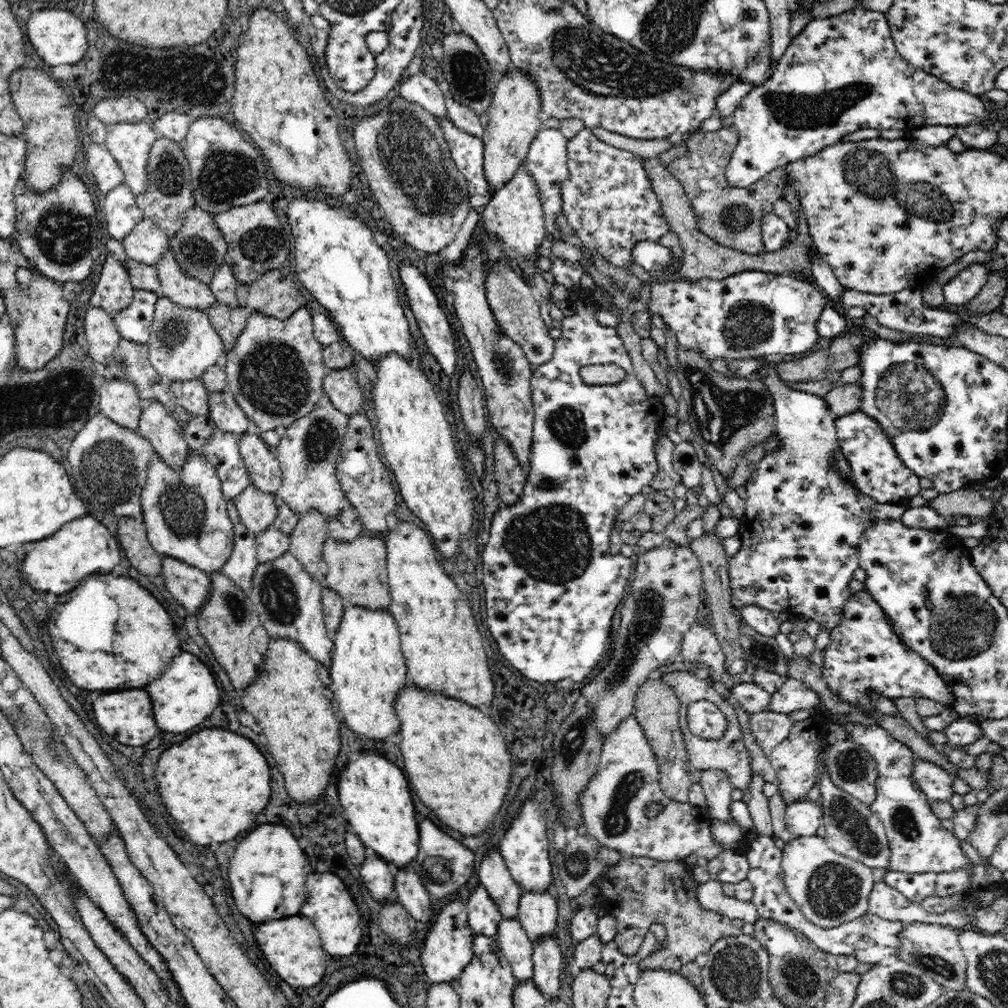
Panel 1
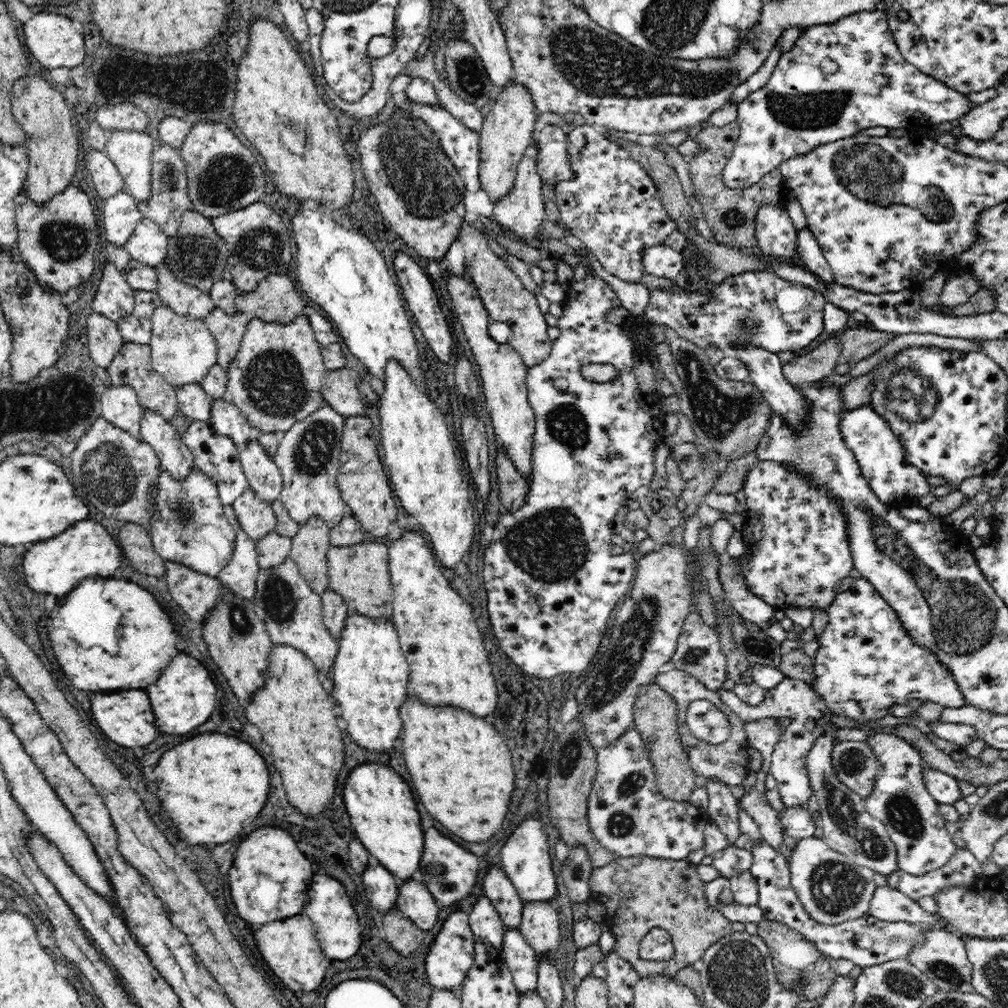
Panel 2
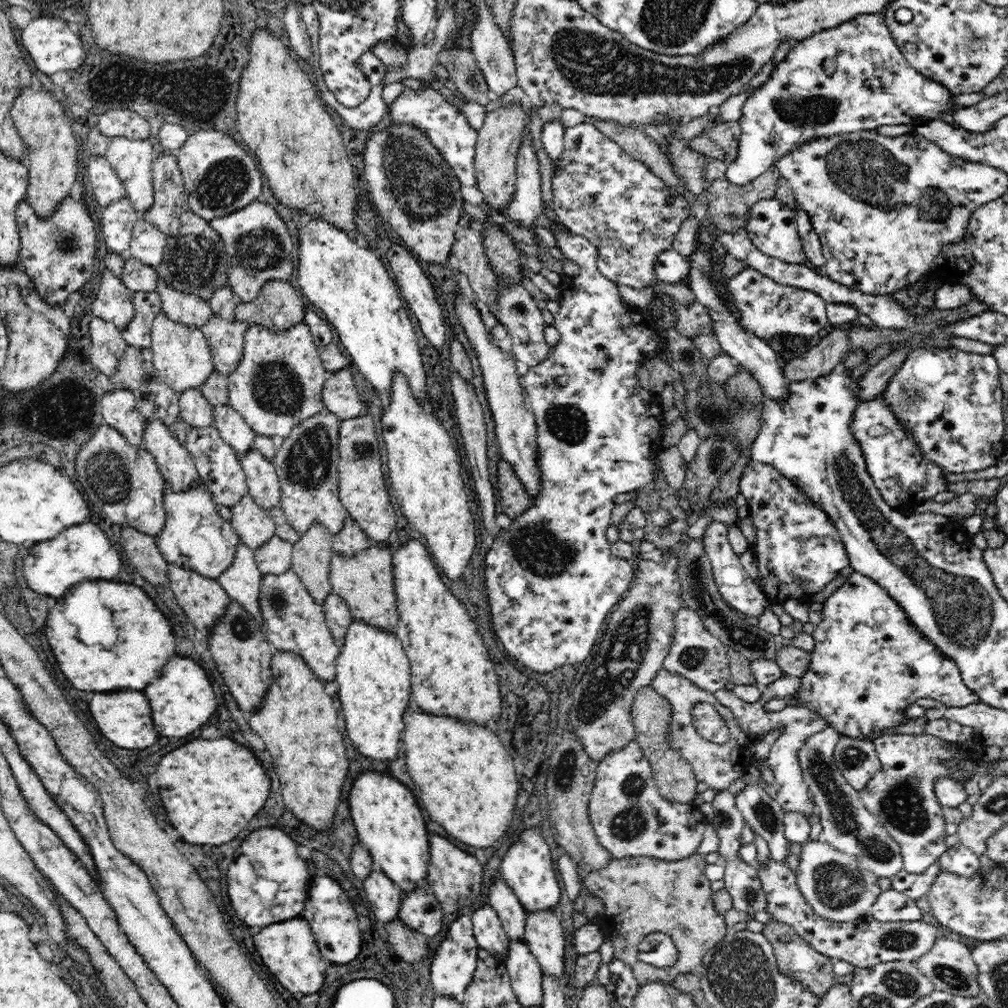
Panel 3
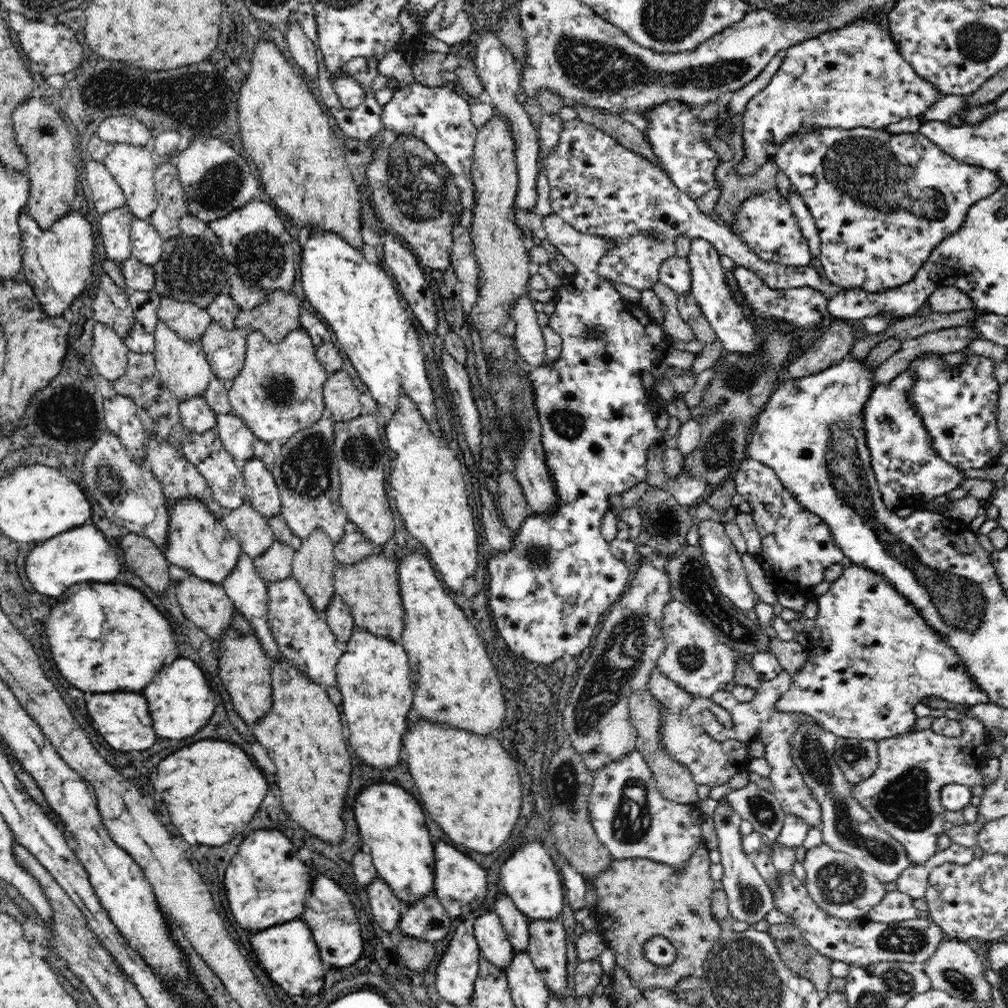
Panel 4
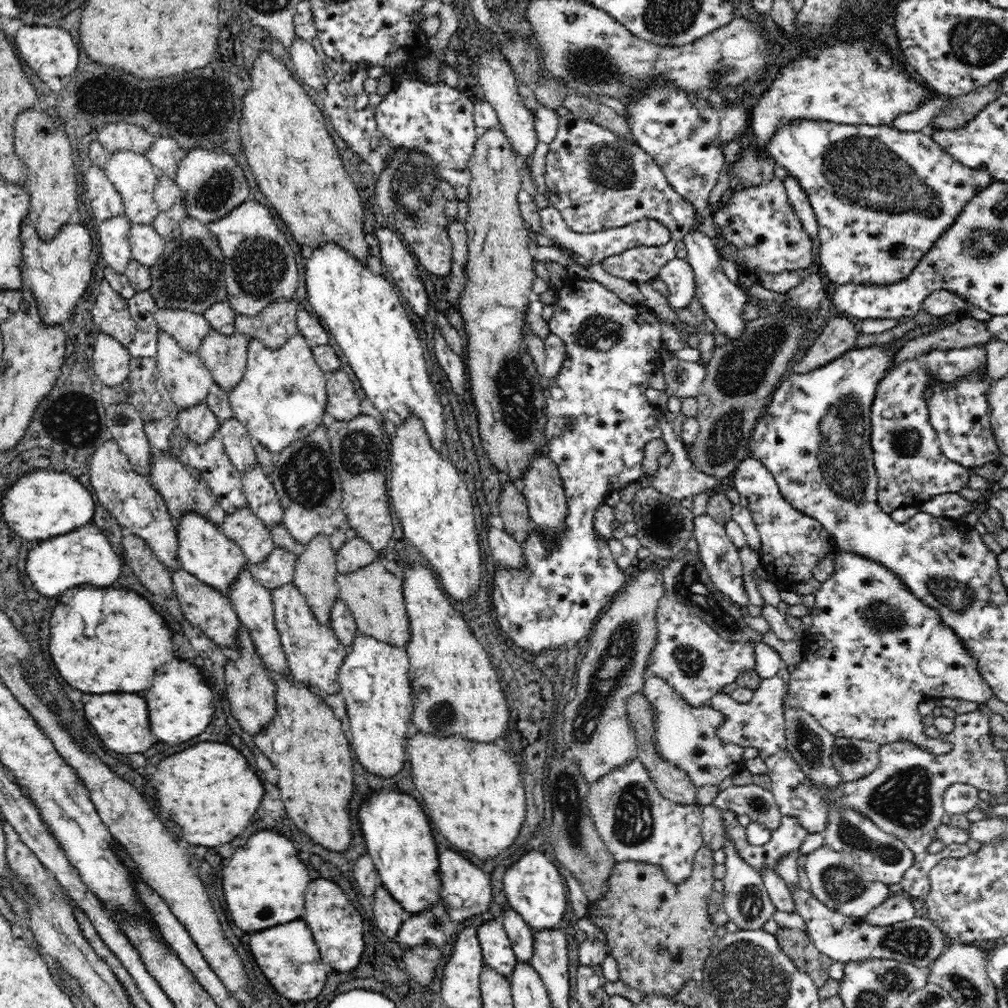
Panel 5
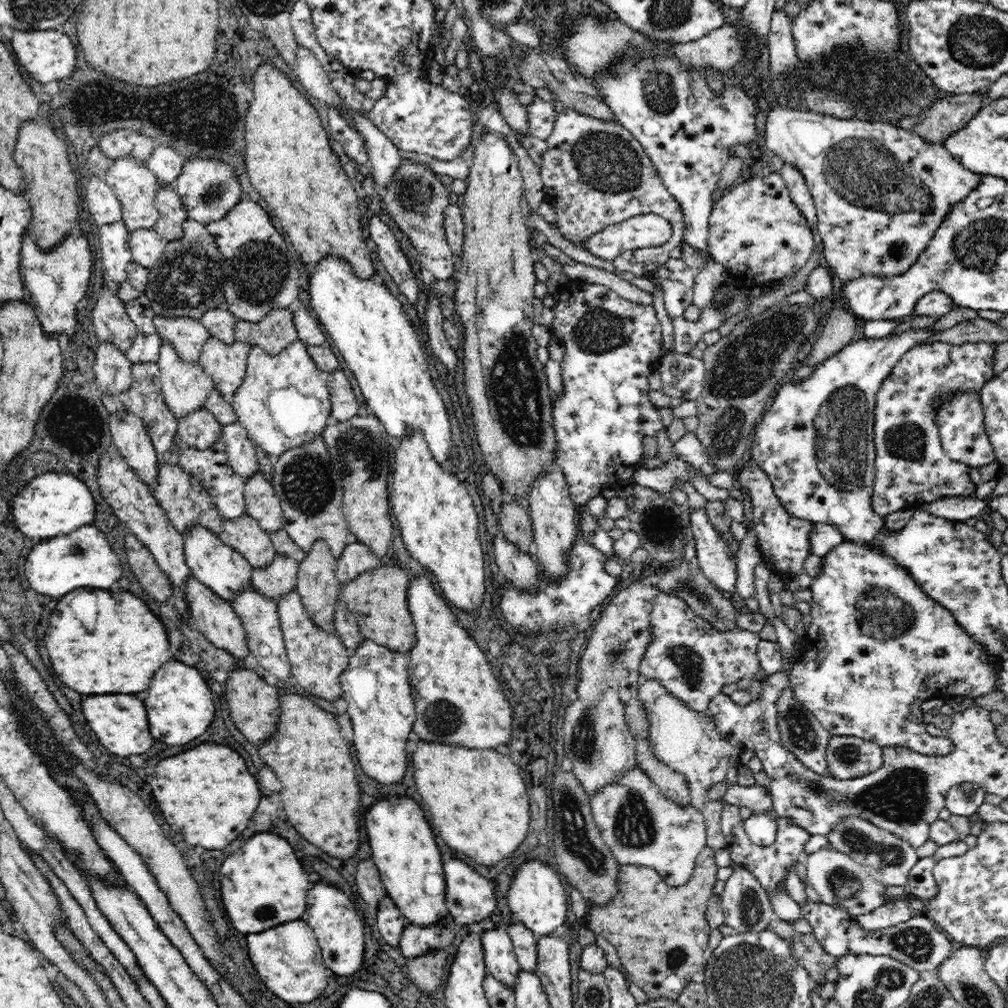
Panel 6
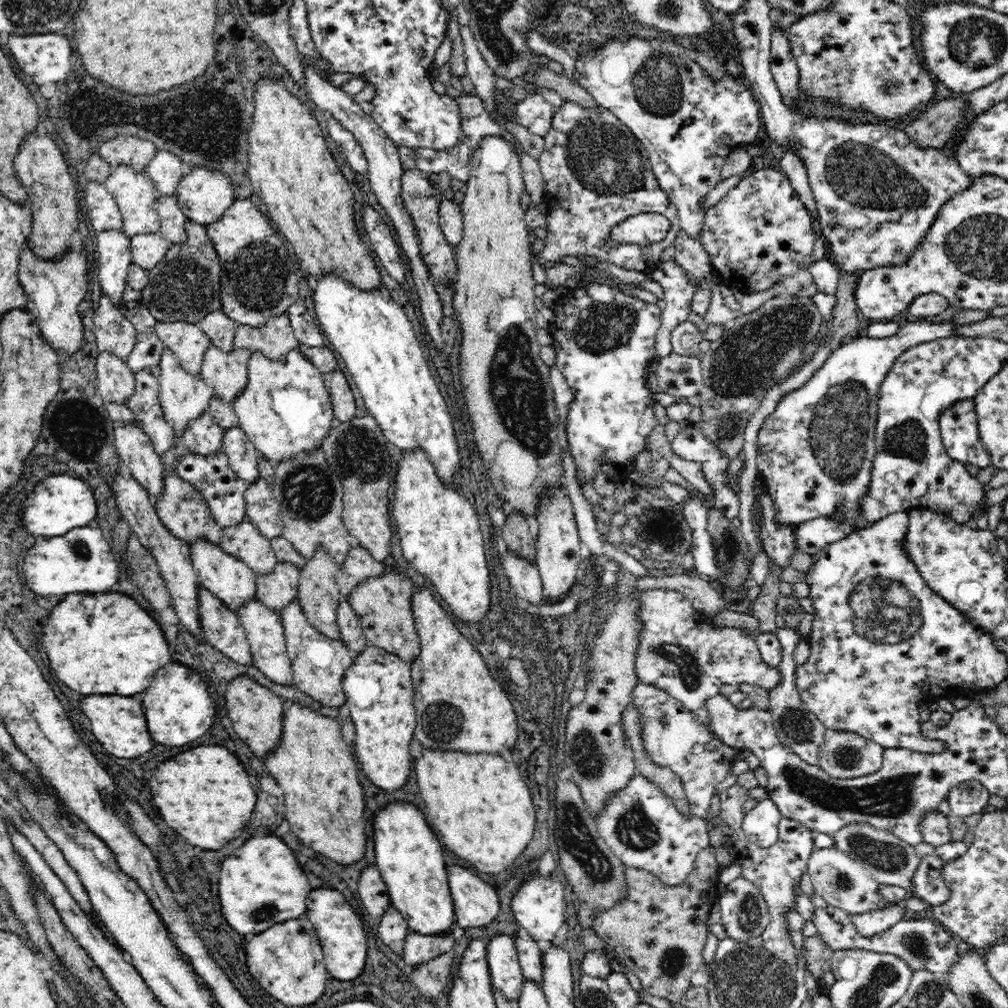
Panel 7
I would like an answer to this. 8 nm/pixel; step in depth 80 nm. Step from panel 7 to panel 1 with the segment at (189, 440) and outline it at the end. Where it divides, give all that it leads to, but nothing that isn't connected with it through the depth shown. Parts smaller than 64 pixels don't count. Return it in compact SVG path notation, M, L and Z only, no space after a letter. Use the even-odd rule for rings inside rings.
M200 378L171 383L177 404L183 406L192 416L209 414L209 392Z

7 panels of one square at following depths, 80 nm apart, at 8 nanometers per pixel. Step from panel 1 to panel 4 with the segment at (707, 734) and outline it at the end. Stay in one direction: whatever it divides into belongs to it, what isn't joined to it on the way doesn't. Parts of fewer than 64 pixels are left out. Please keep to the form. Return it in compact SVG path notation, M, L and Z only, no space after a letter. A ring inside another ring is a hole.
M782 670L772 680L762 681L761 687L757 690L754 698L750 702L740 702L731 692L721 690L716 691L711 697L712 701L722 706L732 715L732 726L724 726L720 721L716 721L712 711L702 710L701 723L703 728L709 735L718 742L725 743L728 739L735 740L735 742L760 742L764 744L765 750L763 756L770 765L770 780L774 785L773 796L778 799L782 810L786 815L796 815L806 821L806 824L812 827L821 826L821 810L819 802L814 798L814 794L805 784L805 780L798 770L796 763L792 758L792 745L790 745L790 738L792 734L802 726L802 724L818 724L814 717L804 714L802 712L778 712L775 704L786 692L792 684L792 674L788 671Z

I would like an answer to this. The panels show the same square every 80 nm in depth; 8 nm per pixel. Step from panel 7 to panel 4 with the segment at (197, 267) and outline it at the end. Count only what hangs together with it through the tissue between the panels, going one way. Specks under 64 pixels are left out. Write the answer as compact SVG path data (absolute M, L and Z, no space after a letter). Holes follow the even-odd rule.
M186 213L179 220L180 232L165 239L165 251L154 269L154 290L158 297L170 296L182 302L192 302L202 308L207 306L220 293L228 293L226 260L218 235L198 217Z

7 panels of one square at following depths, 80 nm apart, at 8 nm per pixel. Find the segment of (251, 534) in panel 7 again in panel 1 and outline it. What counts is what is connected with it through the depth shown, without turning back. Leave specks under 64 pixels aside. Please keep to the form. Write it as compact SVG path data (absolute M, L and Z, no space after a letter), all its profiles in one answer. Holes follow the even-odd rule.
M252 484L233 498L240 521L249 532L258 535L274 524L278 513L274 498L272 493L260 491Z

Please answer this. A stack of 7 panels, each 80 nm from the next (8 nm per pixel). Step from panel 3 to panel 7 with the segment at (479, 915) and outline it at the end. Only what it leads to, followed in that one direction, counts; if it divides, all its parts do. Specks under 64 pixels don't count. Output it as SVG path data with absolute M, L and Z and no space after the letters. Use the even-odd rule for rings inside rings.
M497 934L490 938L486 950L492 985L509 1000L518 1002L525 976L513 937Z

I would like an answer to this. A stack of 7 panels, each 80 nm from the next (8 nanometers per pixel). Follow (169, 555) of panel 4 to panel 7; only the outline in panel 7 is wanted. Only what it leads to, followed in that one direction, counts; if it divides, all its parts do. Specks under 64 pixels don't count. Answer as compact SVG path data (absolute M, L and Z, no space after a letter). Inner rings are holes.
M202 538L188 546L189 555L198 574L200 586L205 587L210 593L222 600L230 610L237 612L238 607L256 597L257 575L244 561L225 552L221 546L211 544L209 540Z

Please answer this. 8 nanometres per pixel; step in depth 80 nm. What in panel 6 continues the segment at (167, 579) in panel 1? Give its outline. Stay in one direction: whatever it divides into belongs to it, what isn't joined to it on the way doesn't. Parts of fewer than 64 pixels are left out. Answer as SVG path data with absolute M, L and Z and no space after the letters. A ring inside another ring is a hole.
M193 577L186 580L185 597L189 610L189 622L194 628L198 629L216 648L228 651L234 658L243 662L250 661L251 656L244 625L230 602L210 591L210 588Z

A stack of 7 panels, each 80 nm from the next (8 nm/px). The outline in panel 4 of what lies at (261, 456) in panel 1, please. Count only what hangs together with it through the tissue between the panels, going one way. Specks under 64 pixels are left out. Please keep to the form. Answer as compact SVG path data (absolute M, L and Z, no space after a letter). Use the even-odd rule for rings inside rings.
M252 457L240 467L244 475L247 500L266 519L281 514L281 498L271 469L258 457Z

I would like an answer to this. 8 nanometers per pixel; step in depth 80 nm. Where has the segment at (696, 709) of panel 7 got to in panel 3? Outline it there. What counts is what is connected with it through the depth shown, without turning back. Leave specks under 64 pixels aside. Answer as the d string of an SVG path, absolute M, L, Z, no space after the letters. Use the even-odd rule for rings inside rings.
M686 606L677 610L674 622L673 646L664 658L662 668L686 677L690 683L712 694L724 689L730 678L728 648L704 626L701 616Z

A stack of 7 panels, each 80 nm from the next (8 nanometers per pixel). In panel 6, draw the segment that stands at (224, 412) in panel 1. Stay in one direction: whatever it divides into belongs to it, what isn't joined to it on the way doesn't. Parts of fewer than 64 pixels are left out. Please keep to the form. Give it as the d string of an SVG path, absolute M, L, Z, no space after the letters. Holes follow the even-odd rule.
M238 421L224 425L219 440L225 448L228 465L238 475L247 479L259 472L254 441Z

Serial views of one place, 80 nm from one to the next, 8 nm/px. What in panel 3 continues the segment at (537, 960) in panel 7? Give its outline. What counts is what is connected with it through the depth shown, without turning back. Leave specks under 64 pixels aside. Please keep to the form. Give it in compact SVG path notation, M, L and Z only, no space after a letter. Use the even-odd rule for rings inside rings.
M498 876L498 880L490 885L488 902L498 913L508 938L523 941L528 912L522 907L514 891L506 885L502 876Z

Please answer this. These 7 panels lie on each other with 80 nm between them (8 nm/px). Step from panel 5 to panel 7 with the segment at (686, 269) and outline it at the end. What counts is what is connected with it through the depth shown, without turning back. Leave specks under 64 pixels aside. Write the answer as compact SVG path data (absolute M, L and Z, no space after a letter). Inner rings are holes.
M660 261L659 265L648 274L648 278L655 280L664 290L664 299L661 303L661 323L656 335L656 354L659 357L668 356L672 353L671 332L682 322L686 322L691 312L691 302L695 293L695 288L686 275L684 267L678 265L676 261Z

